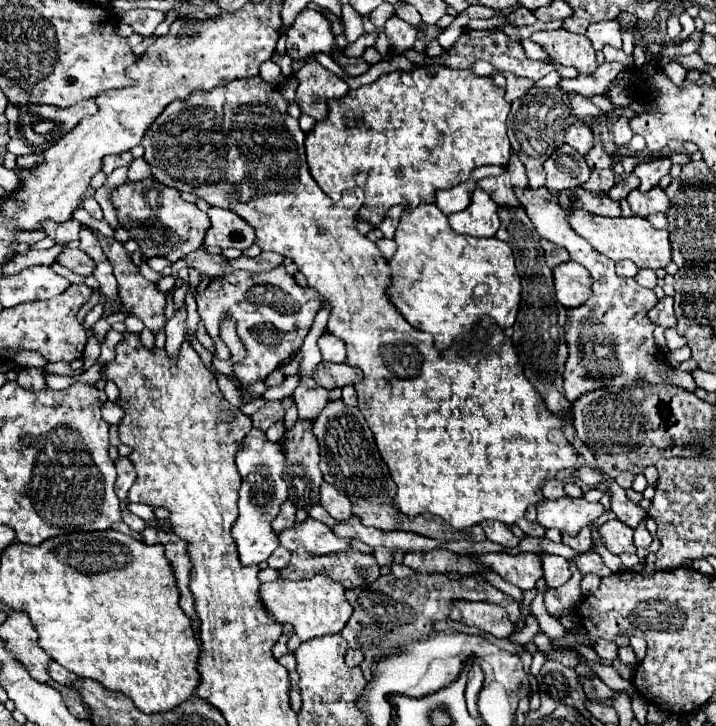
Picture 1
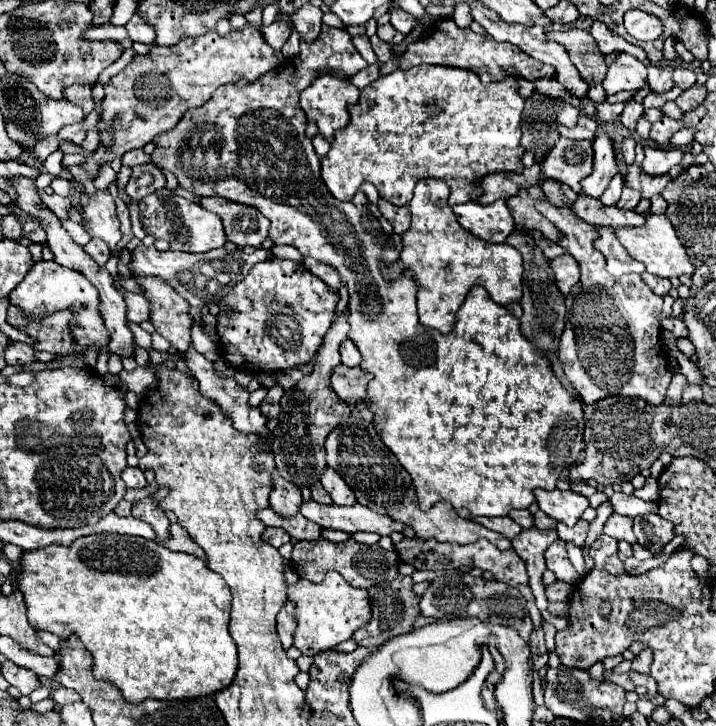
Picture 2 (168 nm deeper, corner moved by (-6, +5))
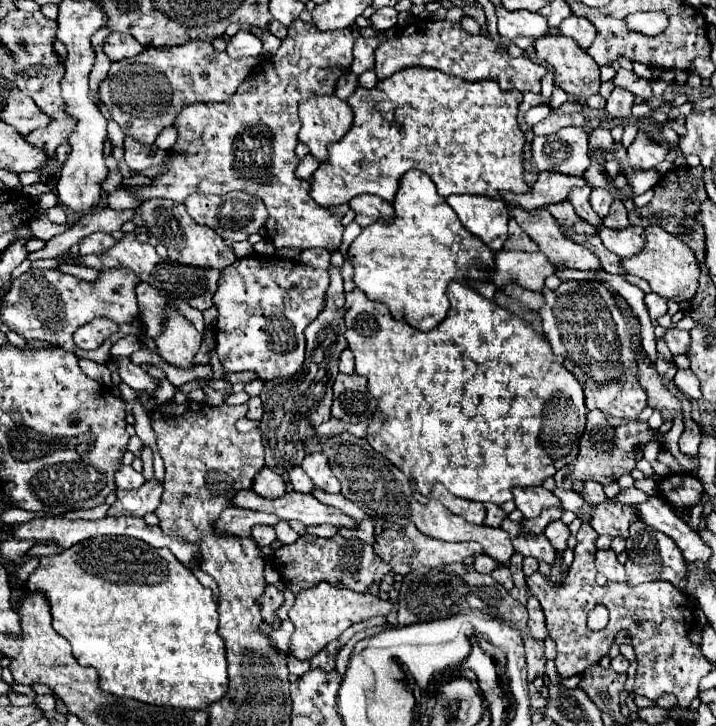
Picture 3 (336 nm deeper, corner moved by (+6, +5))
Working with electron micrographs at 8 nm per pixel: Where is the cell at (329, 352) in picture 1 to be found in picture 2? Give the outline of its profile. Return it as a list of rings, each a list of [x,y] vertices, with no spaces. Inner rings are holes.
[[[346,340],[342,346],[340,346],[340,354],[342,354],[342,364],[344,366],[358,366],[362,362],[362,354],[358,352],[358,348],[354,346],[352,340]]]

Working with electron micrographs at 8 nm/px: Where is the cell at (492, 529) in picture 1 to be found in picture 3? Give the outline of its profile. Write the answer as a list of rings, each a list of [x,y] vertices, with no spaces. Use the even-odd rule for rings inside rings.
[[[440,484],[434,486],[432,498],[438,498],[450,512],[462,516],[462,518],[468,520],[468,522],[484,524],[484,518],[486,518],[486,508],[484,508],[484,504],[480,504],[480,502],[464,502],[464,500],[460,500],[460,498],[448,494],[448,490],[444,490],[444,486],[440,486]]]

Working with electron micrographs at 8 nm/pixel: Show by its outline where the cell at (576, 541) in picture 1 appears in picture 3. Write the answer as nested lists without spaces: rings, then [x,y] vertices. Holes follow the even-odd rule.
[[[554,520],[546,526],[544,530],[544,536],[552,542],[552,546],[558,550],[558,552],[564,552],[566,550],[566,540],[570,536],[570,528],[562,522],[562,520]]]

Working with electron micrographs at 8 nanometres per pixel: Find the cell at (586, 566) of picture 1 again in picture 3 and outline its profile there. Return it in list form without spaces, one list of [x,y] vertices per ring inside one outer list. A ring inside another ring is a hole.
[[[598,550],[596,552],[596,568],[610,582],[626,582],[624,566],[618,562],[618,558],[612,550]]]

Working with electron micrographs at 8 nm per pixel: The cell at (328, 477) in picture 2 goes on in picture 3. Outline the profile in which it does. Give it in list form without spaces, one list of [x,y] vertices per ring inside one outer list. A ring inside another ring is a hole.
[[[322,452],[308,454],[308,458],[304,458],[304,462],[302,462],[302,468],[314,480],[316,488],[320,488],[328,494],[338,494],[340,492],[340,482],[332,476],[328,460],[324,458]]]

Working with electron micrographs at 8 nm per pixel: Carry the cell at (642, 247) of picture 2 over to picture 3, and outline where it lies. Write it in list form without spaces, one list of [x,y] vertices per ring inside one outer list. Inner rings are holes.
[[[646,226],[644,232],[646,232],[644,248],[630,258],[622,258],[620,260],[622,268],[628,274],[644,278],[650,284],[652,292],[664,298],[672,298],[676,302],[688,302],[696,294],[696,284],[698,284],[698,274],[700,274],[700,266],[692,250],[684,242],[680,242],[676,236],[662,230],[660,226]]]

